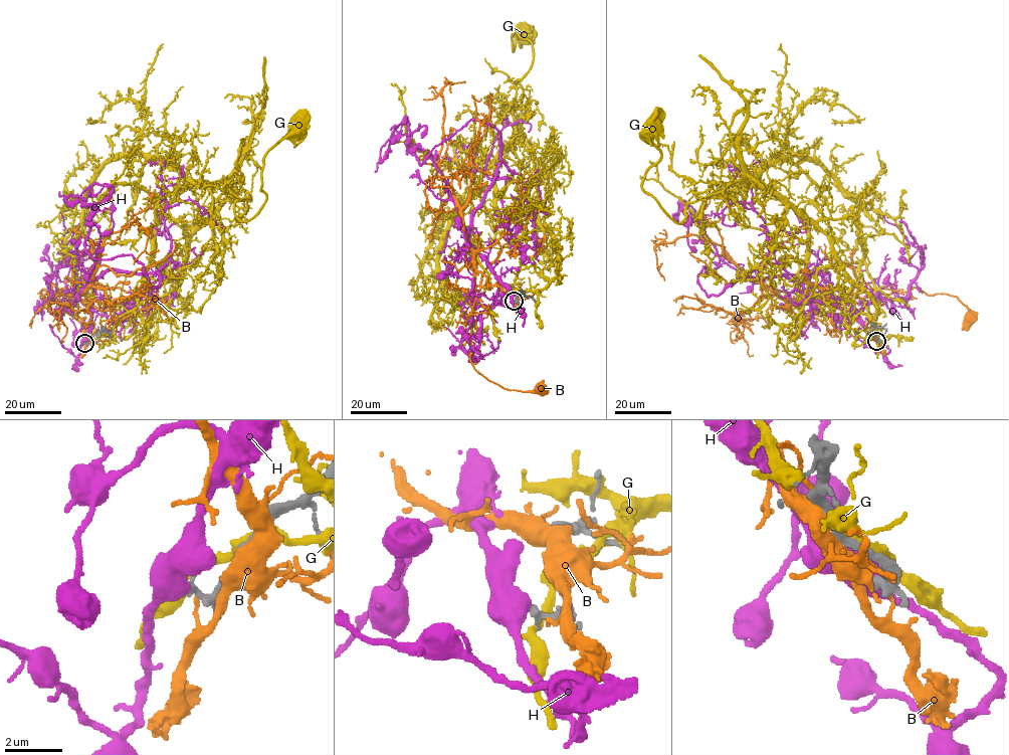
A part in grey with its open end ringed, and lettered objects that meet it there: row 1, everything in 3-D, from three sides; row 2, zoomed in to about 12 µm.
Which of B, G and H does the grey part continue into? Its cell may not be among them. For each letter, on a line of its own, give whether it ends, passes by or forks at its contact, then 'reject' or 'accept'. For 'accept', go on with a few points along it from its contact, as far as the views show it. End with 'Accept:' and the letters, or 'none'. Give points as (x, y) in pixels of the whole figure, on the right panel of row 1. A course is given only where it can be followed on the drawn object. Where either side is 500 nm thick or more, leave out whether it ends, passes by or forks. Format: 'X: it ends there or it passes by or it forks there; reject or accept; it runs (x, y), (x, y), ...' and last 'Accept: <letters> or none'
B: it ends there; reject
G: it passes by; reject
H: accept; it runs (877, 341), (816, 286), (750, 276), (766, 260), (764, 220), (734, 201), (723, 223), (736, 223)
Accept: H

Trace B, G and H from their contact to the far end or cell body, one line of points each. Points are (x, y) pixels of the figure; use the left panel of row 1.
B: (85, 344), (90, 336), (76, 314), (73, 297), (41, 290), (40, 298), (57, 303), (85, 330)
G: (84, 342), (144, 328), (230, 193), (221, 181), (234, 214), (256, 214), (266, 153), (299, 129)
H: (83, 343), (93, 308), (90, 278), (108, 269), (155, 272), (170, 259), (167, 208), (189, 199), (218, 224)

